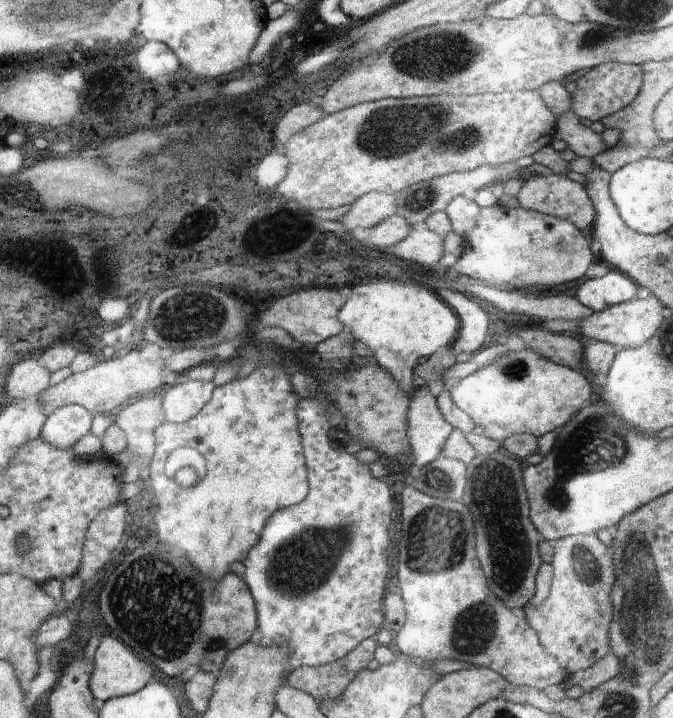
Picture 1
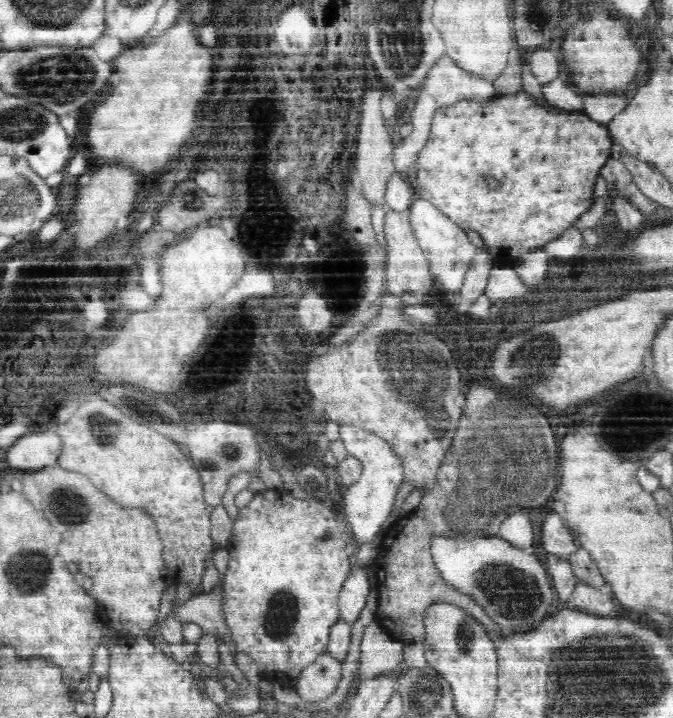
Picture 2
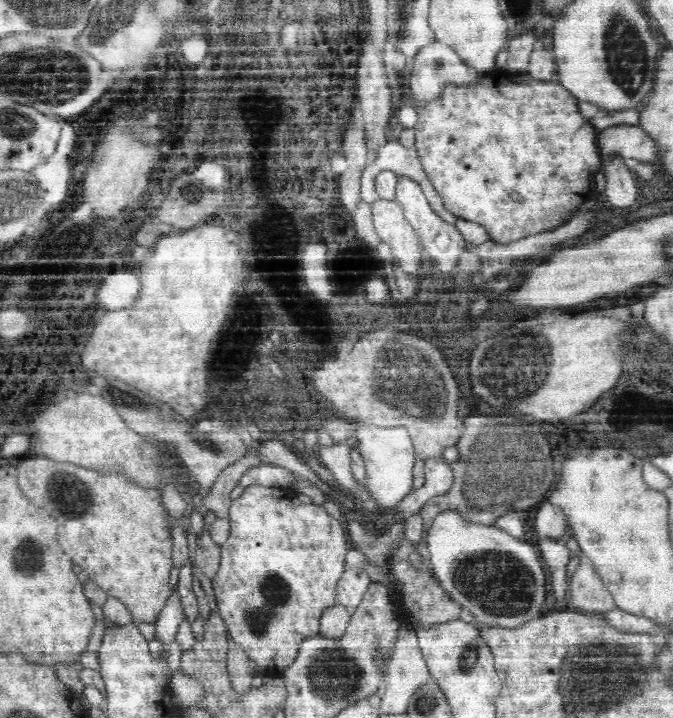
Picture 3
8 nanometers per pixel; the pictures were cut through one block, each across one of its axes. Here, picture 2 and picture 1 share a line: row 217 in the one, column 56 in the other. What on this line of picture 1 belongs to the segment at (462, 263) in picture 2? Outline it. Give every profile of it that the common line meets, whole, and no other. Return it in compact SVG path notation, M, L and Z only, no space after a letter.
M80 404L67 405L49 416L42 438L56 447L68 449L92 432L95 416Z

